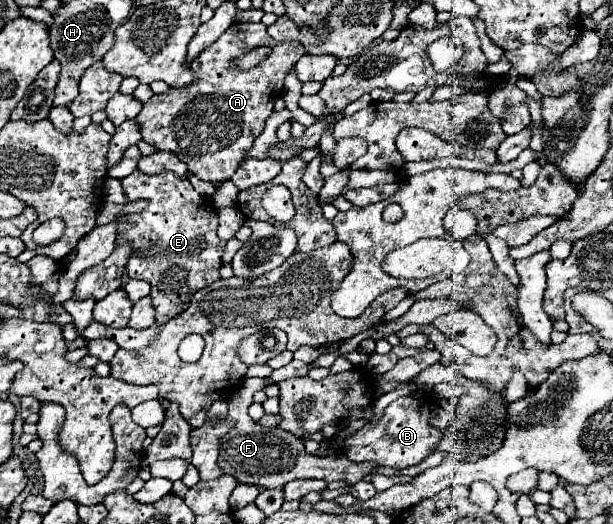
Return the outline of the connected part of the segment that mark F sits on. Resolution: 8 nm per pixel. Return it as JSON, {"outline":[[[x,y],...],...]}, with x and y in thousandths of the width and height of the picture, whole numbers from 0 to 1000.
{"outline":[[[401,719],[375,758],[372,773],[372,796],[382,800],[382,819],[362,834],[359,845],[359,872],[356,887],[378,906],[388,922],[408,922],[421,926],[427,933],[447,933],[460,929],[470,918],[509,910],[509,914],[529,914],[529,918],[564,918],[568,926],[581,926],[587,914],[594,914],[600,903],[607,903],[617,887],[610,884],[574,884],[561,868],[535,868],[535,872],[515,872],[502,868],[496,857],[496,842],[470,823],[431,823],[427,811],[414,807],[401,788],[411,773],[411,754],[418,746],[427,746],[434,739],[434,723],[421,719]]]}

